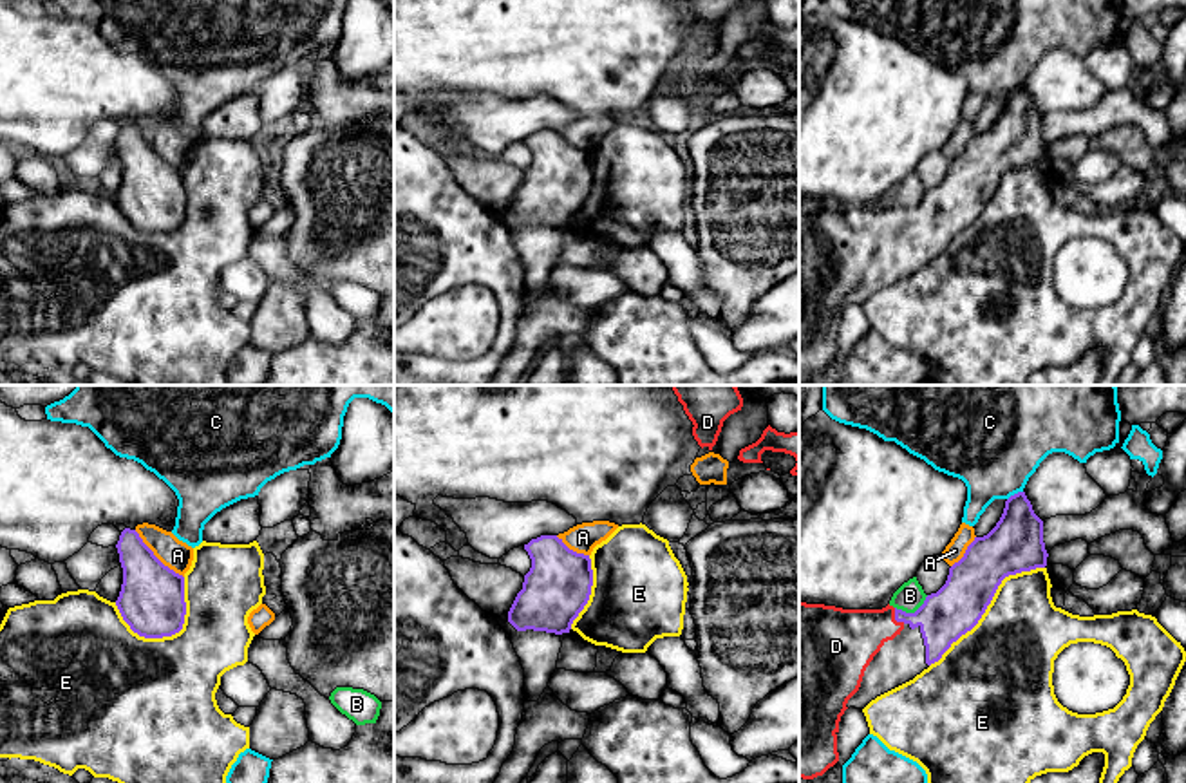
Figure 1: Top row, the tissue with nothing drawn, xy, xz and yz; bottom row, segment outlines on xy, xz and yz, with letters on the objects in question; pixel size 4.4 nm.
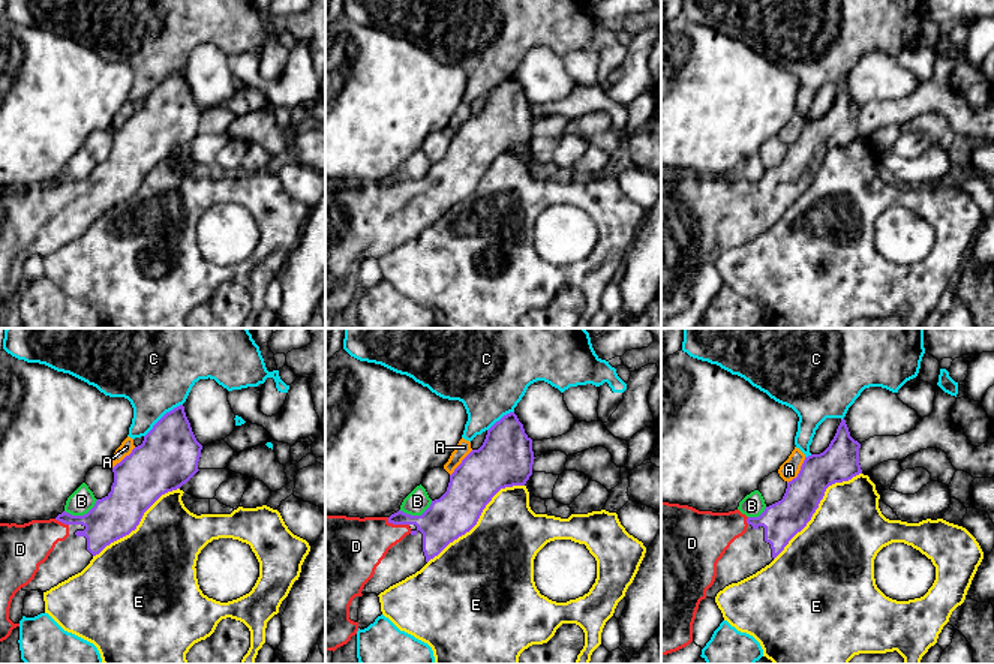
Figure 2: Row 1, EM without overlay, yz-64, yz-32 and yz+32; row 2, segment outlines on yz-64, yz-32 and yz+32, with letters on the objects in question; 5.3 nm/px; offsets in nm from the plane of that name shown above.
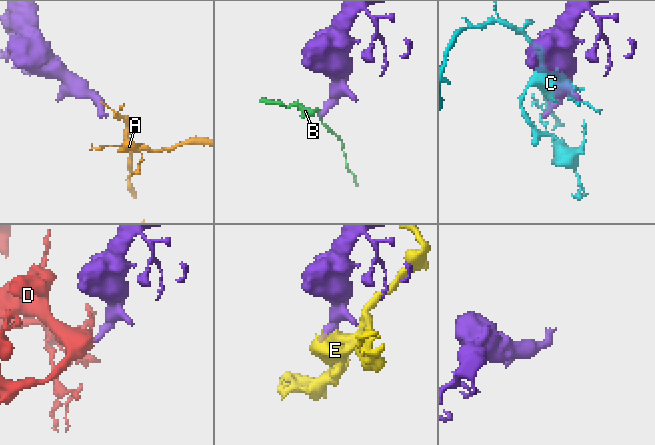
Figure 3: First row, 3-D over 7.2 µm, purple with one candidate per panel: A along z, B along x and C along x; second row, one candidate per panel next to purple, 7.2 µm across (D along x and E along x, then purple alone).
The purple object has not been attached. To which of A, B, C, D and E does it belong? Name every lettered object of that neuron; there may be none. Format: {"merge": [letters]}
{"merge": ["D"]}

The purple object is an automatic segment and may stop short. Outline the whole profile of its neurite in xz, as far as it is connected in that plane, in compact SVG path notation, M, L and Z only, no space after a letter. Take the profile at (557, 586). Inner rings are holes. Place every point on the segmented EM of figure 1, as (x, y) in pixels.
M557 535L532 539L524 550L532 568L508 611L508 622L517 631L569 633L591 595L589 555L569 550Z

